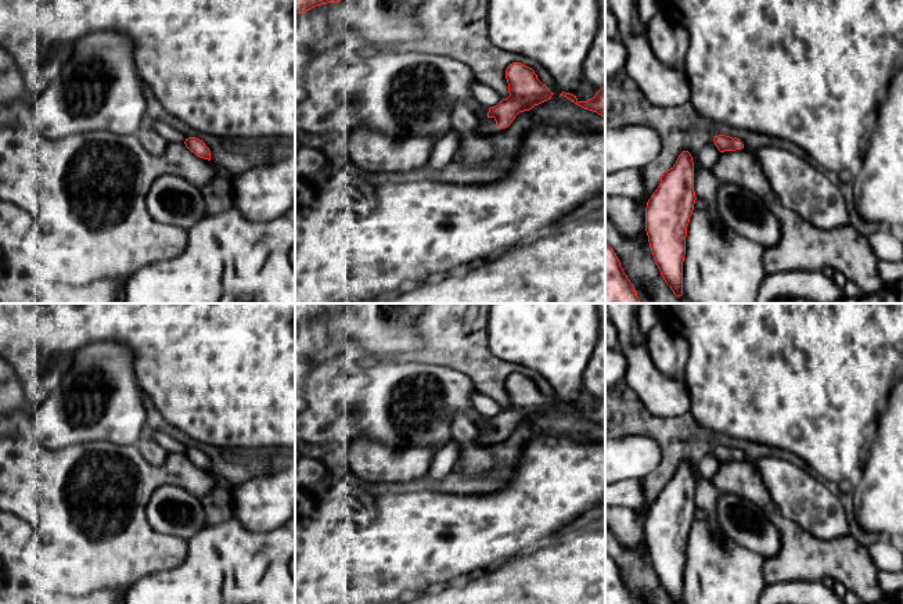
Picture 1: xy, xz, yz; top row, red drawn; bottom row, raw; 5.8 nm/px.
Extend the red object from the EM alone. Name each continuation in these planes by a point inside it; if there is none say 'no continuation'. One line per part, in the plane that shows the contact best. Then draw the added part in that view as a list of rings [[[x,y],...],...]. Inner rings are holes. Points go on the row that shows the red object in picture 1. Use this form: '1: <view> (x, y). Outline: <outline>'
1: xz (485, 125). Outline: [[[485,107],[485,109],[482,111],[482,114],[481,115],[476,115],[476,119],[478,119],[476,130],[481,134],[492,136],[492,134],[500,132],[501,129],[499,129],[496,126],[494,118],[489,118],[488,116],[488,112],[489,112],[489,108]]]

